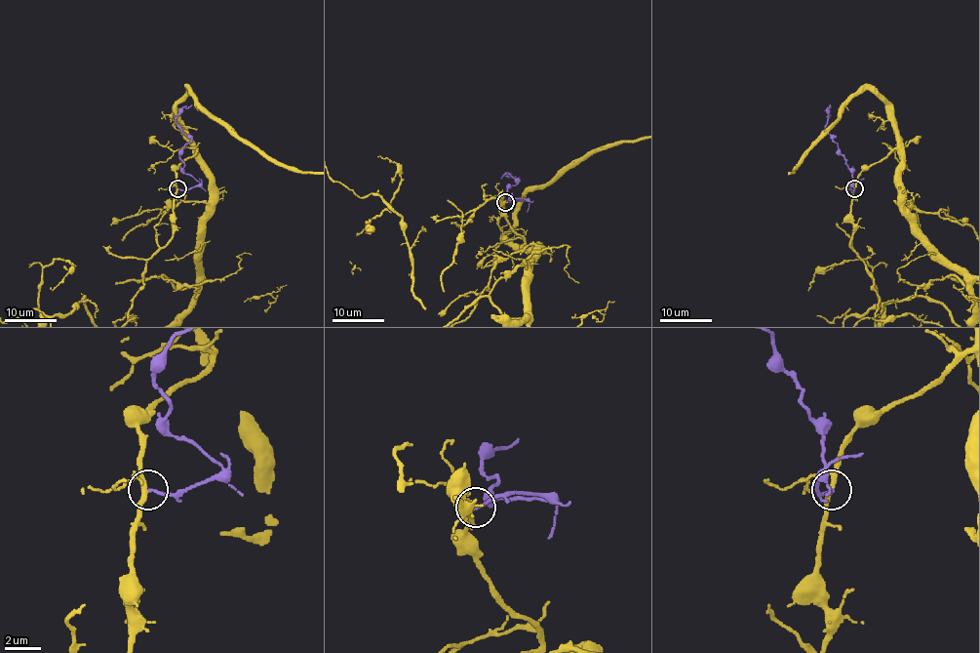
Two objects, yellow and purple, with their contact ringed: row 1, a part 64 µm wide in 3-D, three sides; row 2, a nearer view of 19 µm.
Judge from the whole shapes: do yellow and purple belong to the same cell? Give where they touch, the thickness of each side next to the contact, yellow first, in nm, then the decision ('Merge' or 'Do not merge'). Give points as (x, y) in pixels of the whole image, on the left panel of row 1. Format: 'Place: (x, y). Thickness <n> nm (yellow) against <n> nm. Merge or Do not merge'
Place: (177, 188). Thickness 240 nm (yellow) against 140 nm. Do not merge

